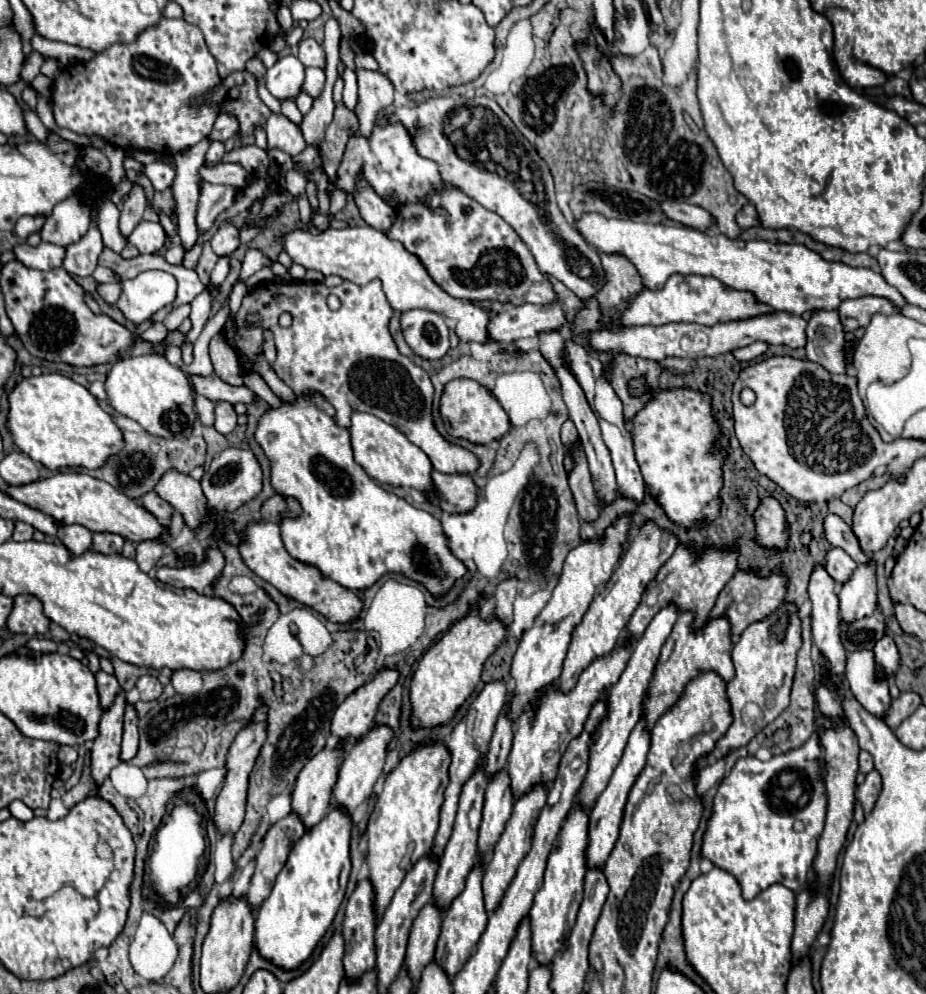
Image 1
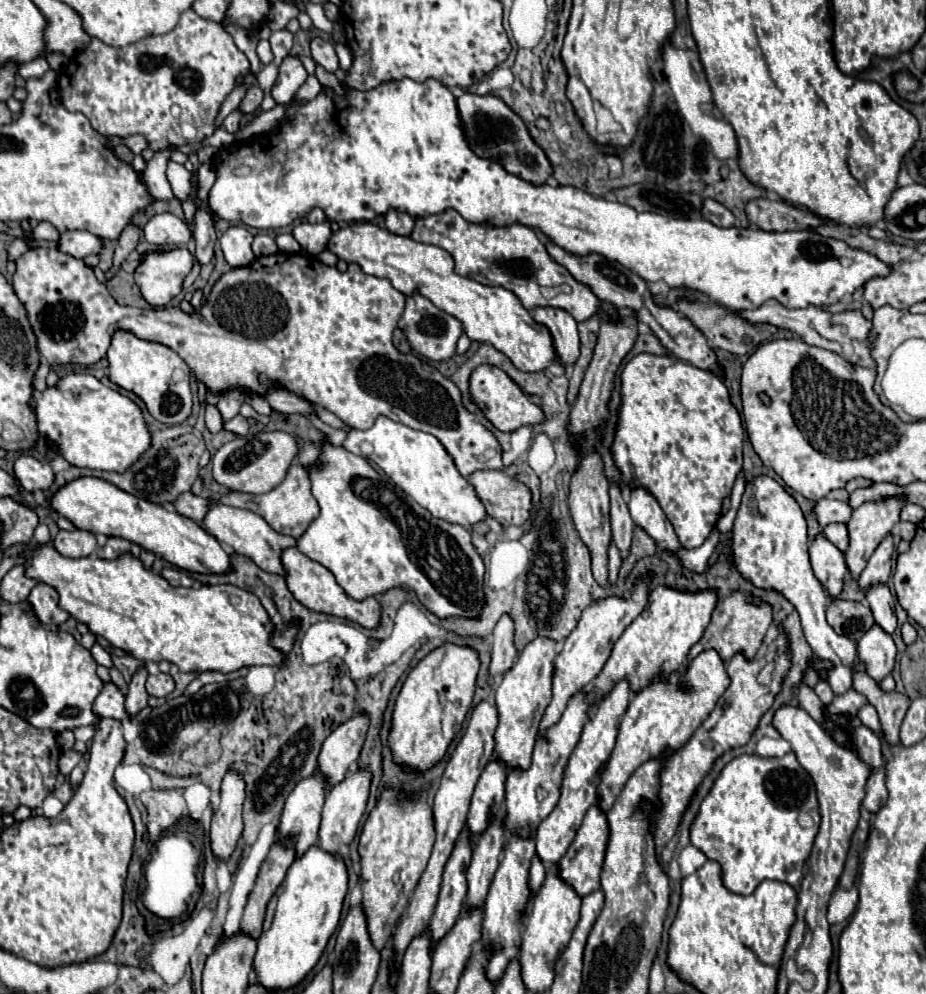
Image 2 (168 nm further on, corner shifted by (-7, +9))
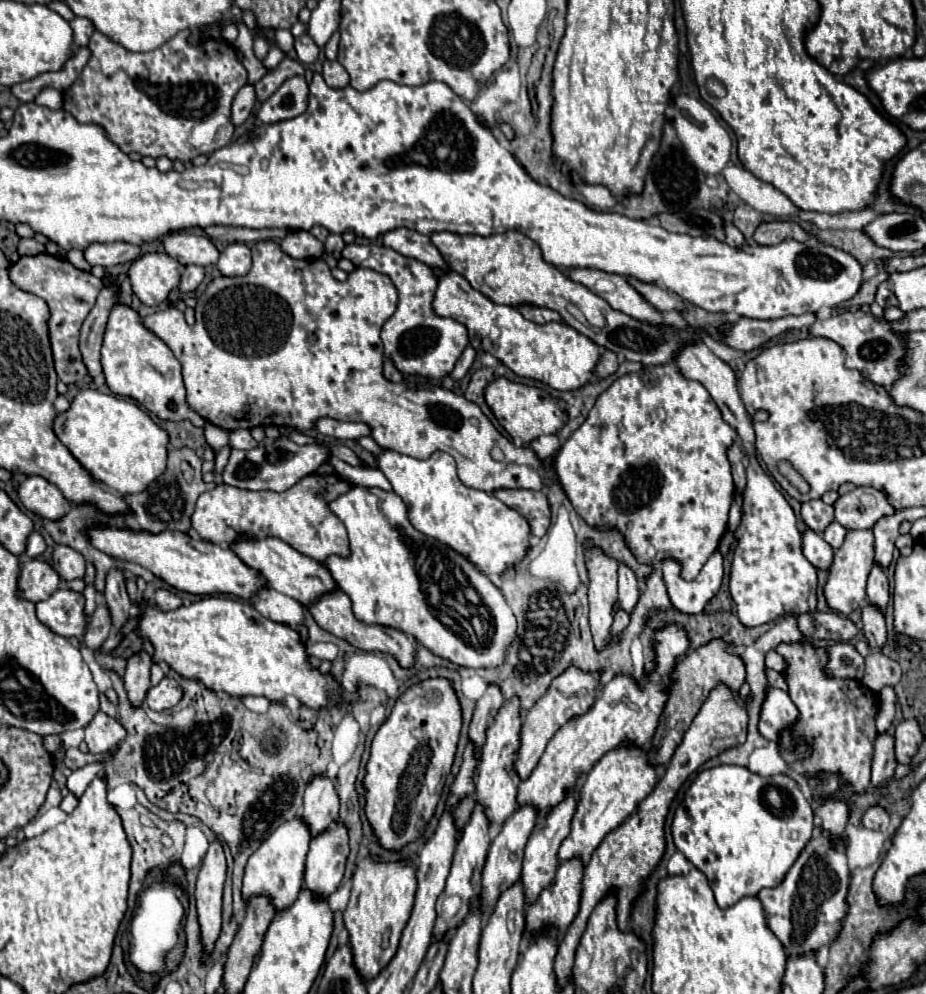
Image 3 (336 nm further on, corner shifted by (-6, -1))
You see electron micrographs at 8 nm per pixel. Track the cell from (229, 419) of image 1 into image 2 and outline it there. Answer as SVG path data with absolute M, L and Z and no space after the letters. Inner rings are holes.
M235 416L233 420L225 422L223 428L229 430L229 432L233 432L233 434L237 434L237 436L245 436L249 432L249 424L247 424L247 420L243 416Z

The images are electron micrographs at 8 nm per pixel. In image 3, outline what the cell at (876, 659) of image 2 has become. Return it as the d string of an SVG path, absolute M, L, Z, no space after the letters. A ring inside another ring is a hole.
M870 604L862 606L862 632L872 650L882 650L886 646L888 634L886 634L884 614Z

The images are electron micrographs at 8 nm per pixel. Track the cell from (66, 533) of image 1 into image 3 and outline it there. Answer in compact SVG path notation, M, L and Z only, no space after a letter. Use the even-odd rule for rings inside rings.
M56 546L54 556L52 556L52 568L64 578L64 580L74 580L84 576L86 562L82 554L78 554L70 546Z

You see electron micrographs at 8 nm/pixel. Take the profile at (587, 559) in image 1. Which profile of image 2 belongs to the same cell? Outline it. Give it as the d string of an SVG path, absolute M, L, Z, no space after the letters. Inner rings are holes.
M533 640L517 656L515 666L507 674L503 674L503 680L497 686L495 708L499 714L499 724L495 730L493 756L499 758L507 766L507 770L527 770L531 766L531 752L535 746L539 720L543 716L543 708L547 708L547 700L551 700L551 664L555 660L555 654L557 644L553 640Z

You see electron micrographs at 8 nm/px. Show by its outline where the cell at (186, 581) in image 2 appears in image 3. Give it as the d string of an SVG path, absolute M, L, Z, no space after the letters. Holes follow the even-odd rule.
M160 588L160 590L156 590L156 604L160 610L176 610L178 606L182 606L182 598L170 590Z

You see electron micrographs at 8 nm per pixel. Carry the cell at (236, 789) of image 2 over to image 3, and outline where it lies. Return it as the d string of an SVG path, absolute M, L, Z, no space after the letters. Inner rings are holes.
M216 838L214 842L210 842L210 848L202 860L202 868L196 882L196 908L206 954L212 952L222 926L224 880L226 880L226 856L222 842Z

